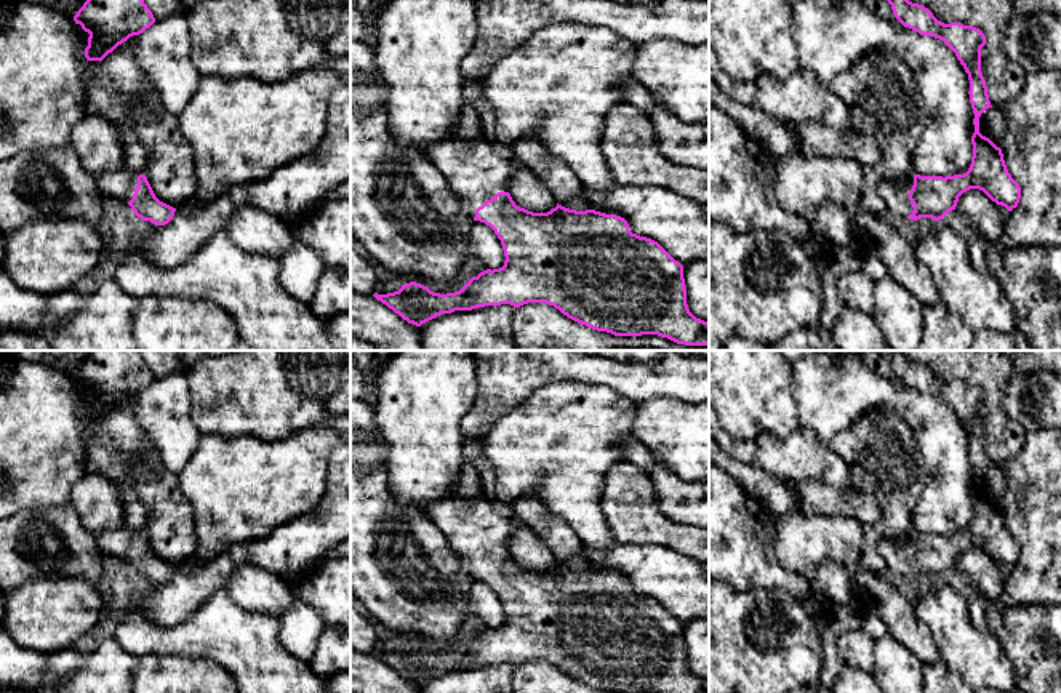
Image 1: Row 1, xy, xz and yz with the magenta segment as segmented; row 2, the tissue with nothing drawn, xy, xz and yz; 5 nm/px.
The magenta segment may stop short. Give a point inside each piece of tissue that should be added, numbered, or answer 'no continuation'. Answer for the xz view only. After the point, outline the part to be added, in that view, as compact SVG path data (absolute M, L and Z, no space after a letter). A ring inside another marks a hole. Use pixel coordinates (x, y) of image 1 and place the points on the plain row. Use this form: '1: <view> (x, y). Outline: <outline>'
1: xz (476, 532). Outline: M453 493L427 504L427 517L448 538L466 579L474 579L475 568L498 551L509 551L510 527L482 495L458 498Z

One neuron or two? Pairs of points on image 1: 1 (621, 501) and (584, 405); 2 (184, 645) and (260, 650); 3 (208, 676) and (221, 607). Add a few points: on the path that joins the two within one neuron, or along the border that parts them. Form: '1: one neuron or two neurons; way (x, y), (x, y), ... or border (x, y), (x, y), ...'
1: two neurons; border (623, 460), (618, 460), (607, 469), (600, 504)
2: one neuron; way (204, 645), (240, 645)
3: two neurons; border (175, 655), (210, 660), (232, 676)

